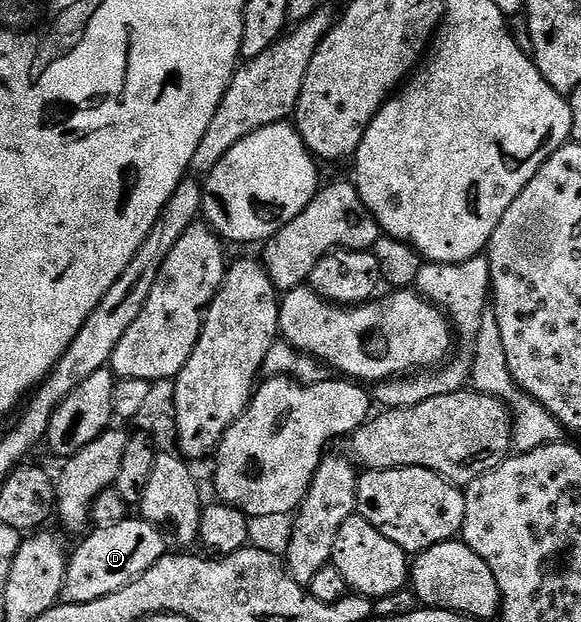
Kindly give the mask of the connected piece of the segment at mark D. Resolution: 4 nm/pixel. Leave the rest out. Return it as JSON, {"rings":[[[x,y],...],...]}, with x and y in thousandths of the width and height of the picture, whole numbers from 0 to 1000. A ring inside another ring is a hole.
{"rings":[[[220,834],[196,847],[158,849],[143,867],[119,889],[107,957],[107,965],[119,969],[160,969],[160,963],[176,963],[179,957],[194,957],[194,950],[208,950],[208,944],[222,944],[222,937],[250,924],[291,883],[274,846],[244,834]]]}

